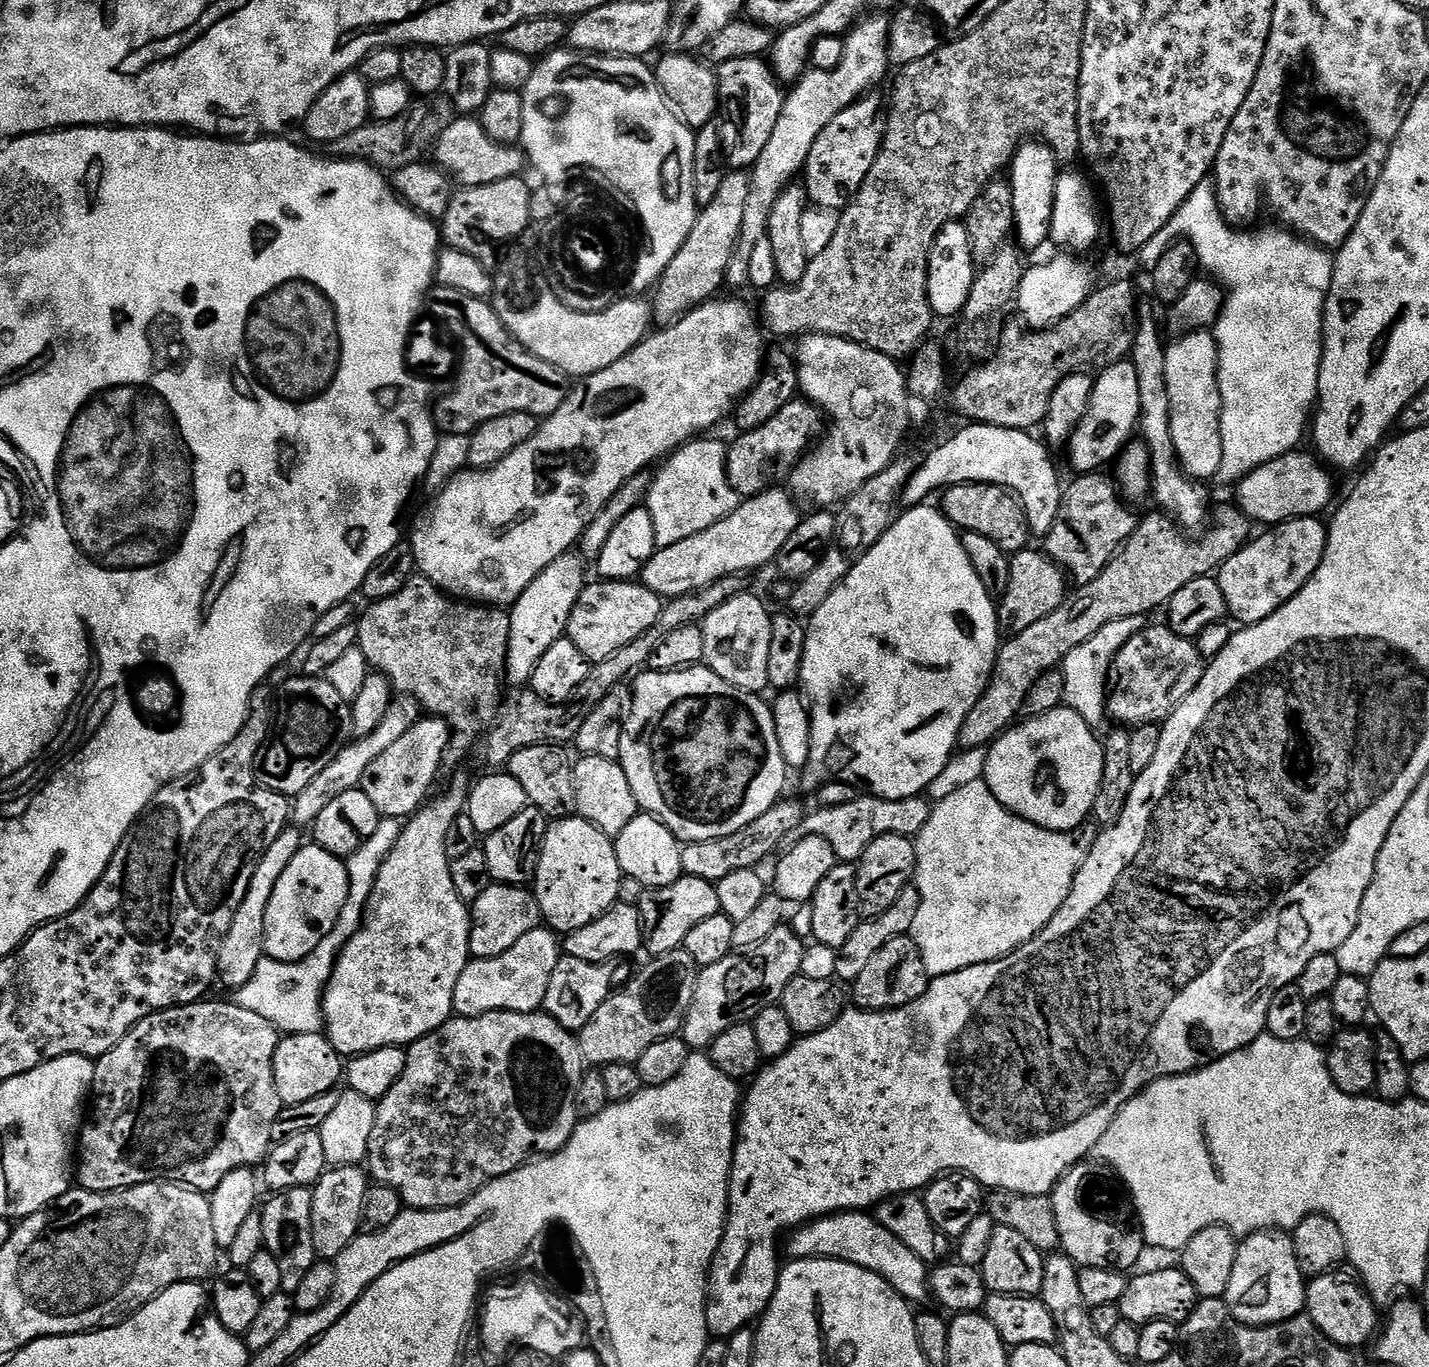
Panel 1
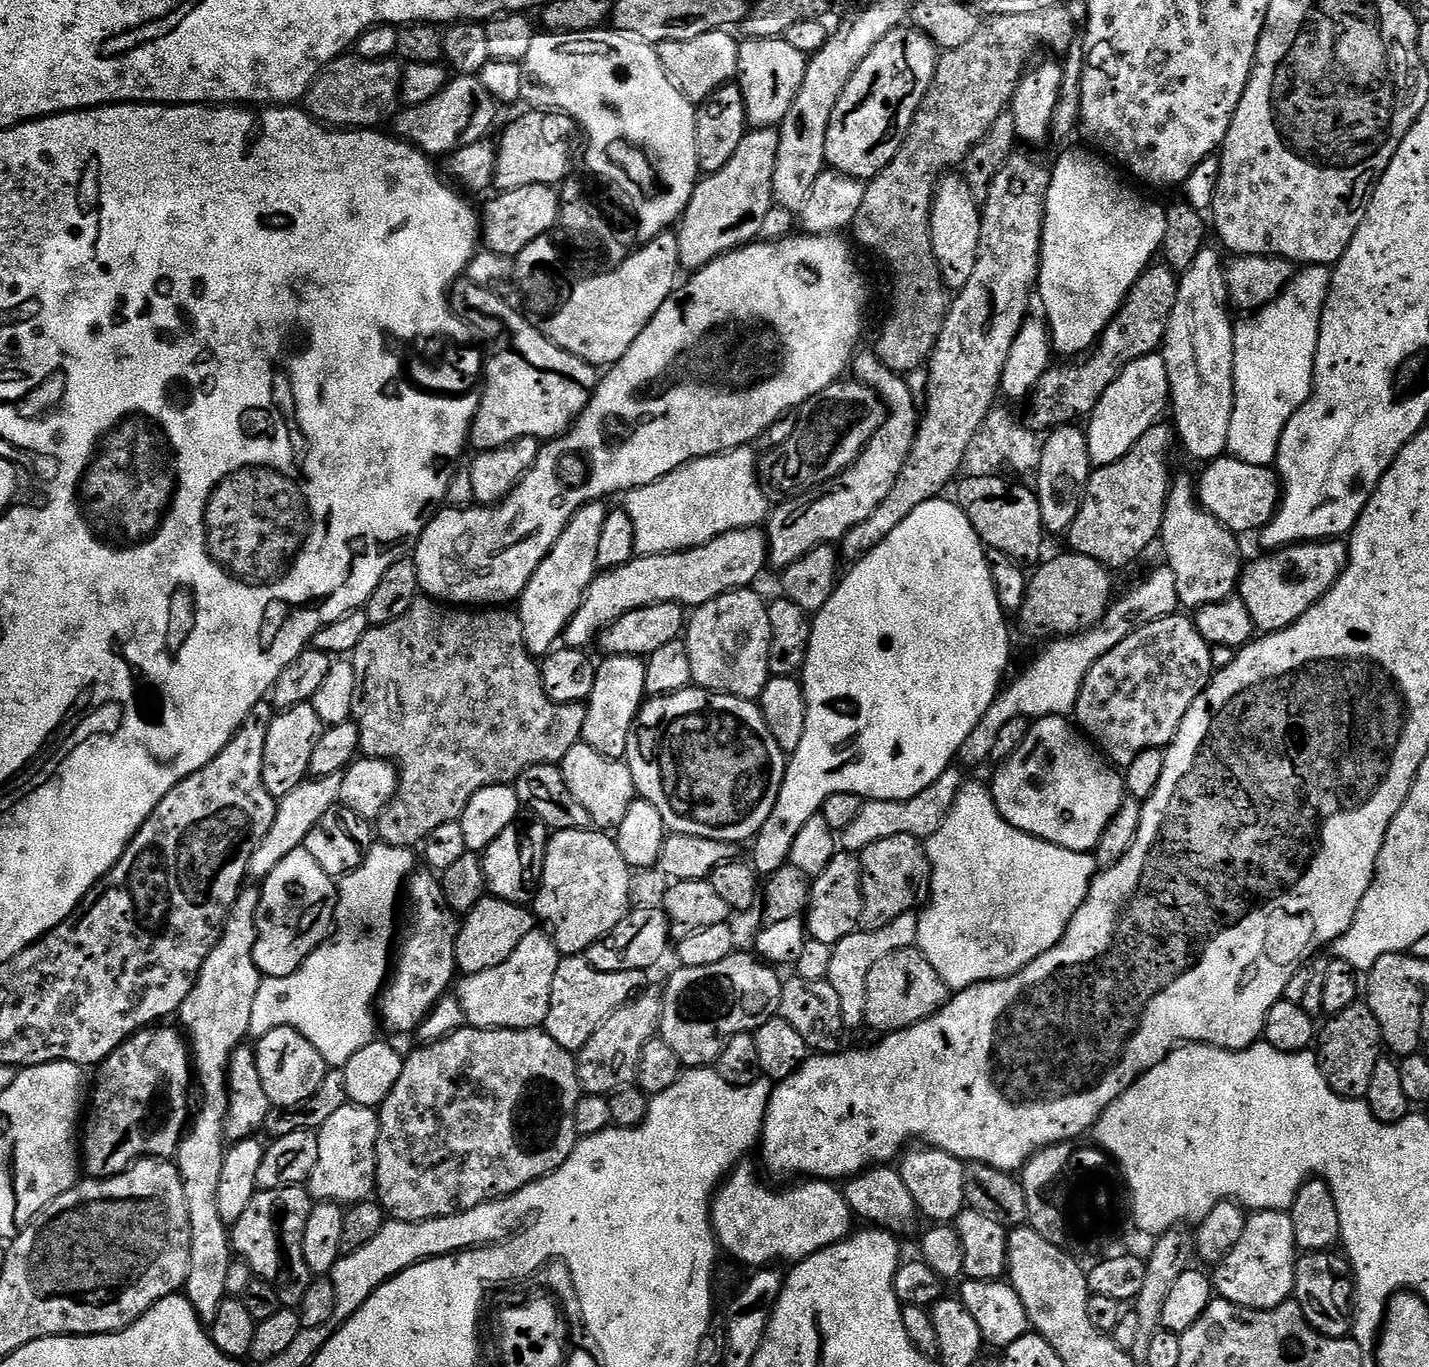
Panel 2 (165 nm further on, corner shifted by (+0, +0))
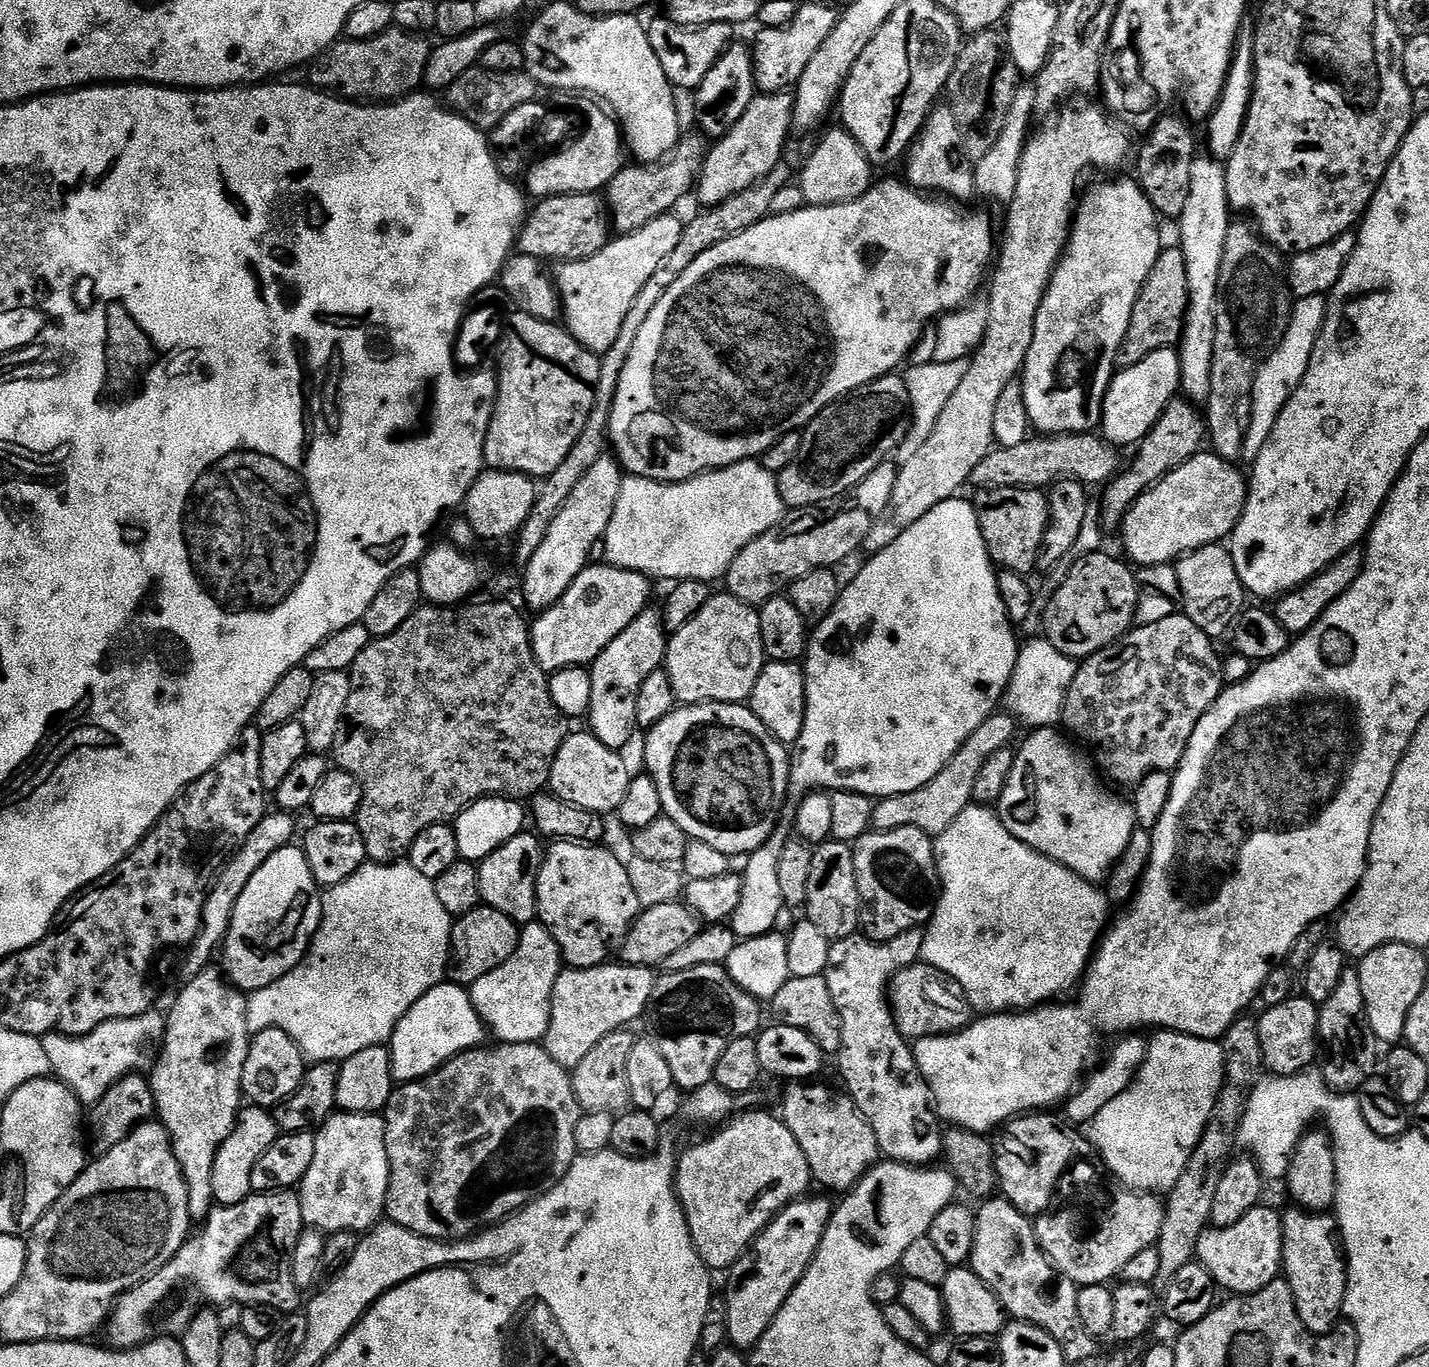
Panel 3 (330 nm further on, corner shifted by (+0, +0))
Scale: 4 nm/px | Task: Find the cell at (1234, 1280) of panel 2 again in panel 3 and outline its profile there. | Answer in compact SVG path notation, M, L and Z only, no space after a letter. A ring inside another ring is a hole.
M1258 1206L1250 1210L1250 1214L1246 1214L1246 1218L1241 1218L1239 1222L1234 1222L1234 1226L1209 1226L1202 1238L1198 1238L1196 1260L1206 1266L1206 1270L1210 1270L1217 1285L1223 1291L1225 1288L1228 1294L1249 1296L1262 1290L1262 1286L1270 1286L1270 1282L1274 1282L1281 1275L1284 1267L1281 1213L1264 1207Z

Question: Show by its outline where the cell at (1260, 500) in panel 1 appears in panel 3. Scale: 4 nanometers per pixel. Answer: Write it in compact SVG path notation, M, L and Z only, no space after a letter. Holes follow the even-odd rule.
M1201 450L1142 493L1124 515L1127 559L1136 566L1172 564L1188 552L1227 541L1248 501L1248 480L1236 467L1211 450Z

